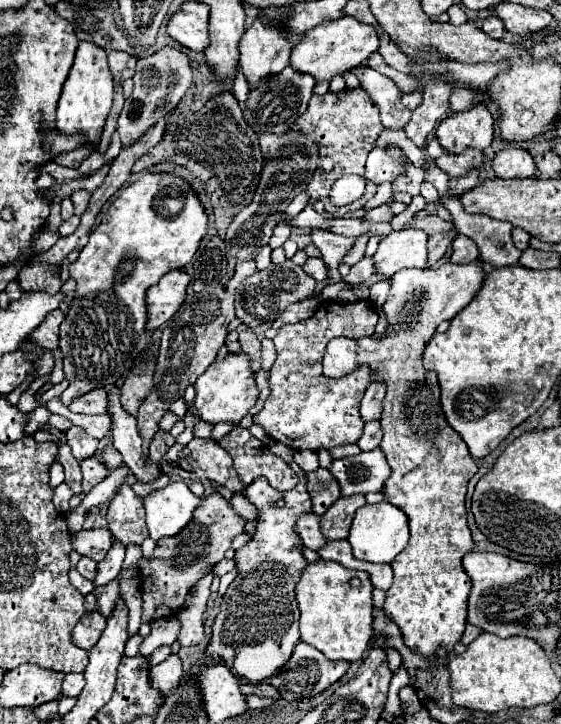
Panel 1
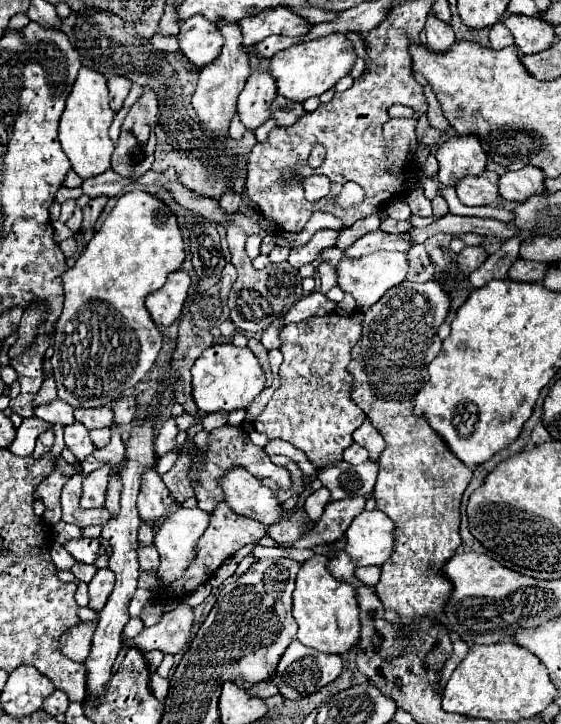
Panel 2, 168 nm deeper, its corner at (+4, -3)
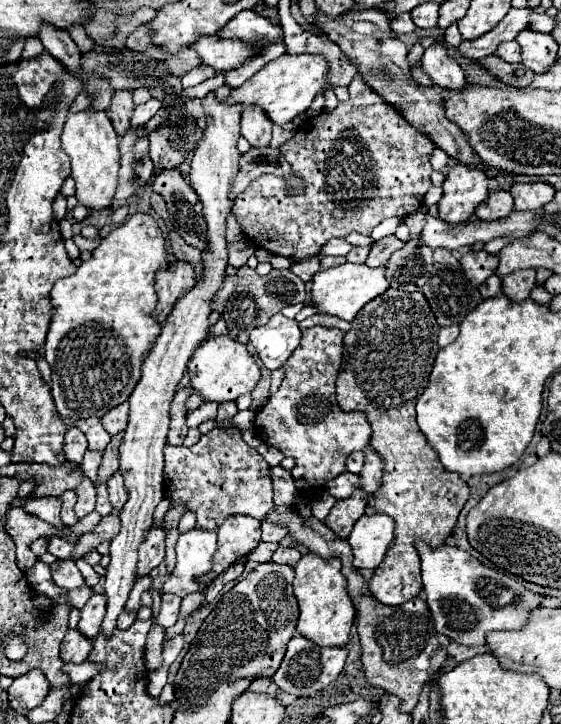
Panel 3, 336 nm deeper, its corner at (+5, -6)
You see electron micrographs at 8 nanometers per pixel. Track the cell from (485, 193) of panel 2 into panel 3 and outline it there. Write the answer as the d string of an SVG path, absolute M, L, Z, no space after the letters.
M494 190L482 204L476 206L476 216L480 220L504 218L510 212L512 212L512 196L508 190Z

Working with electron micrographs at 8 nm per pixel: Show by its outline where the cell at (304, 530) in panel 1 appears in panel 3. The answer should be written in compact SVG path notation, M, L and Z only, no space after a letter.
M262 522L262 542L282 542L288 536L288 530L272 522Z

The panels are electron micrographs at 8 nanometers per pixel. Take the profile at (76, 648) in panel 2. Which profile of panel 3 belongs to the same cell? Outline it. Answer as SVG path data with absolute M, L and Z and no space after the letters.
M70 630L70 632L64 636L60 656L62 656L66 662L80 664L80 662L84 662L84 660L88 658L88 654L92 652L92 646L94 646L94 640L92 640L92 638L82 636L82 632Z

